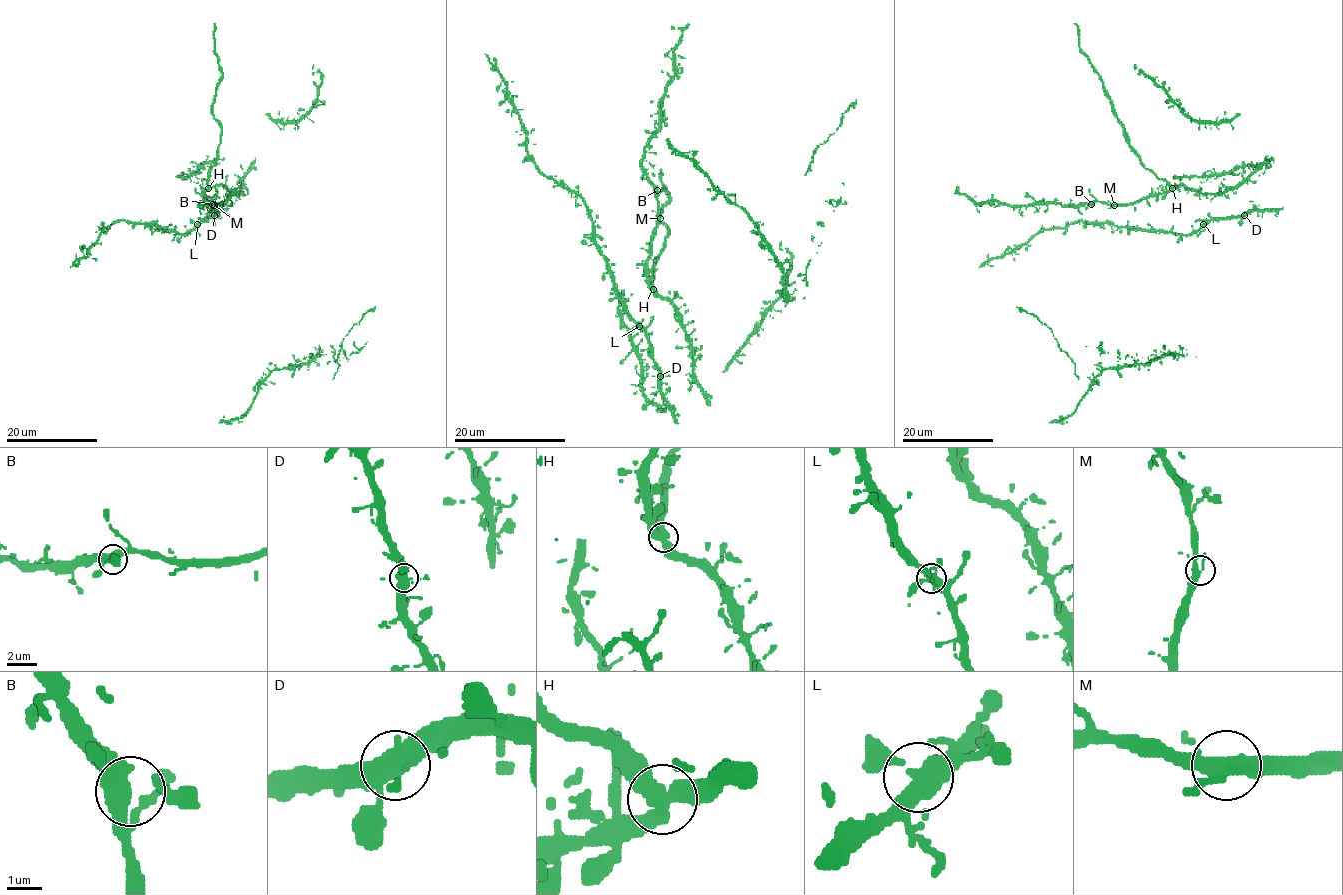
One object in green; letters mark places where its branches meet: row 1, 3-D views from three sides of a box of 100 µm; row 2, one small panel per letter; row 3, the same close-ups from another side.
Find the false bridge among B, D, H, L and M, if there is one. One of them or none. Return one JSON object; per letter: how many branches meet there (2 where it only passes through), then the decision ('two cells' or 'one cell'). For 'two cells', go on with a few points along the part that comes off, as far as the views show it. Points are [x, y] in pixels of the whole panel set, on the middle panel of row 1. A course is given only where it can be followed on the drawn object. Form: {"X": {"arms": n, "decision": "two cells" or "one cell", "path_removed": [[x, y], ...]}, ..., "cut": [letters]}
{"B": {"arms": 3, "decision": "one cell"}, "D": {"arms": 3, "decision": "one cell"}, "H": {"arms": 3, "decision": "two cells", "path_removed": [[653, 288], [653, 262], [668, 229], [659, 218], [670, 200], [660, 176], [661, 169]]}, "L": {"arms": 3, "decision": "one cell"}, "M": {"arms": 3, "decision": "one cell"}, "cut": ["H"]}

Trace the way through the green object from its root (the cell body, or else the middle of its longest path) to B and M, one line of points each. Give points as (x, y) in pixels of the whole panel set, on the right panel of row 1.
B: (1170, 191), (1128, 204), (1091, 204)
M: (1170, 191), (1114, 205)

